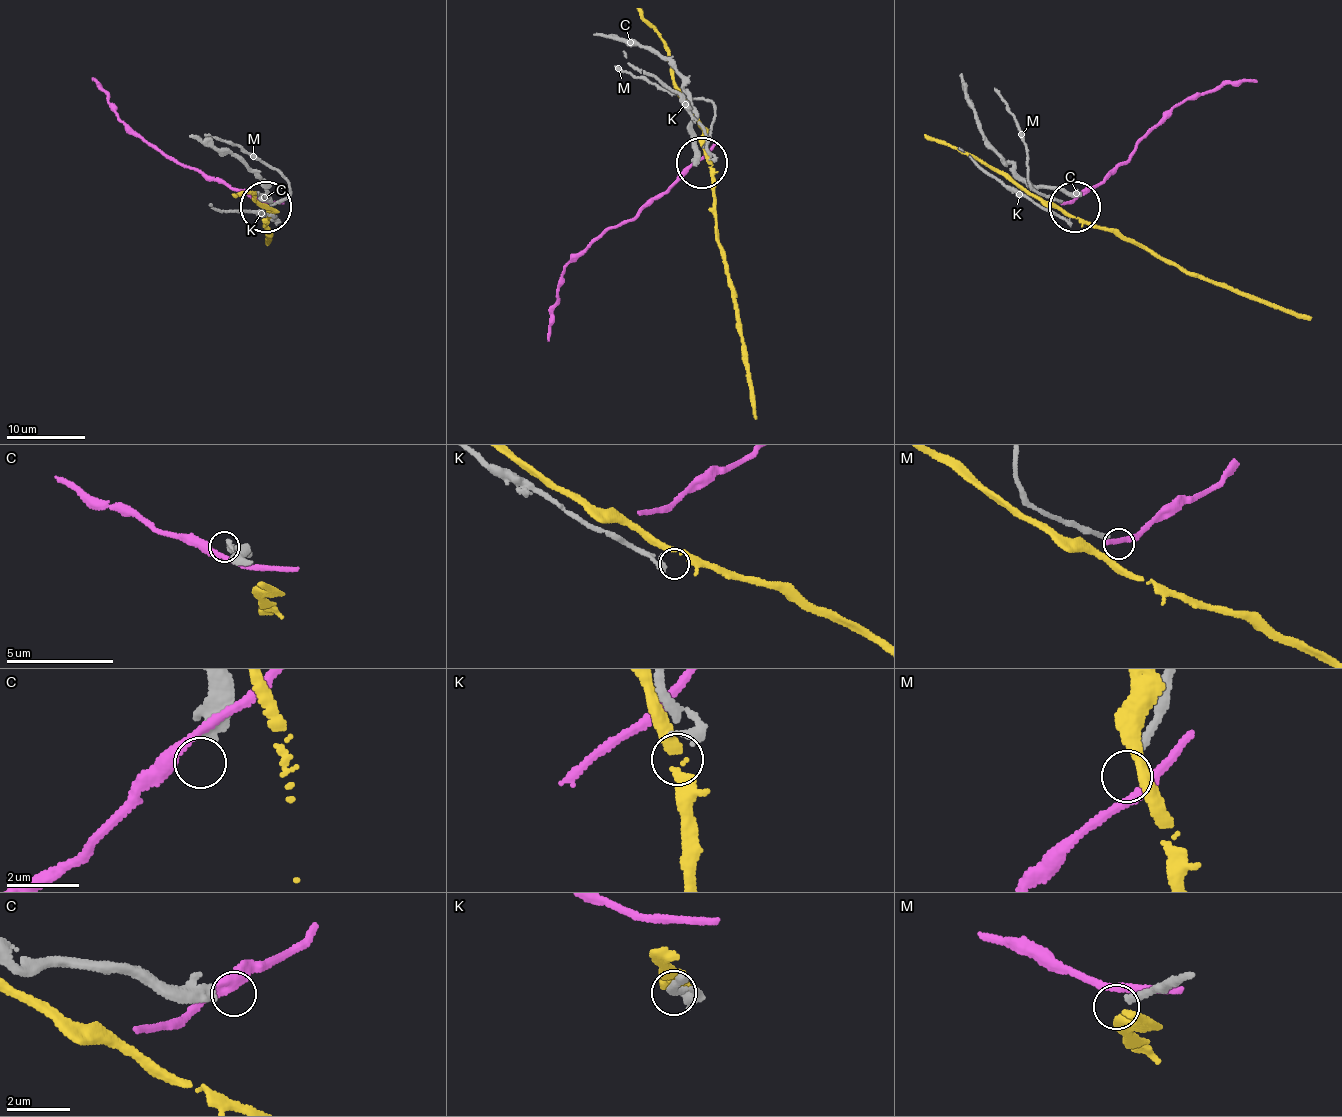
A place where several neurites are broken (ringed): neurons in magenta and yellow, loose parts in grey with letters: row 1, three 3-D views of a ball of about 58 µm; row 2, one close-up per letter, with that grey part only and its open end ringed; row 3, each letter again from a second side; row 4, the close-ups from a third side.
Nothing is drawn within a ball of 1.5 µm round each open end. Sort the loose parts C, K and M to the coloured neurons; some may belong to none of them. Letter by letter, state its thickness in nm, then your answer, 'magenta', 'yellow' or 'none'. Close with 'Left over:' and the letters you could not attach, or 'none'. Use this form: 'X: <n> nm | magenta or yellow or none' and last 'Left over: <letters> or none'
C: 400 nm | none
K: 320 nm | none
M: 220 nm | none
Left over: C, K, M

